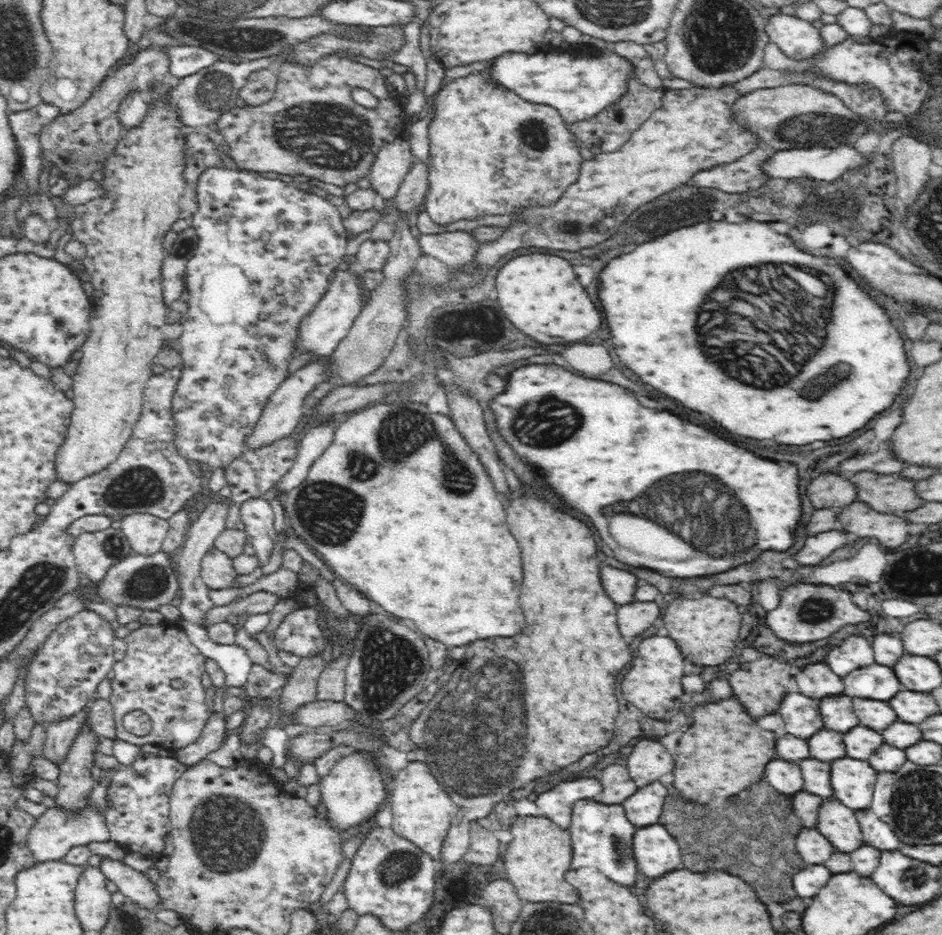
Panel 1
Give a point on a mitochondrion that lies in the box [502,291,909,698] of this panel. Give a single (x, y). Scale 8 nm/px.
(704, 515)

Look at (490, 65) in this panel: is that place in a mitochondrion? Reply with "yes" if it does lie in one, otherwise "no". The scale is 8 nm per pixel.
no

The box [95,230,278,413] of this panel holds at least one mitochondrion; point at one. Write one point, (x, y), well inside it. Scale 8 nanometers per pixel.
(188, 242)

